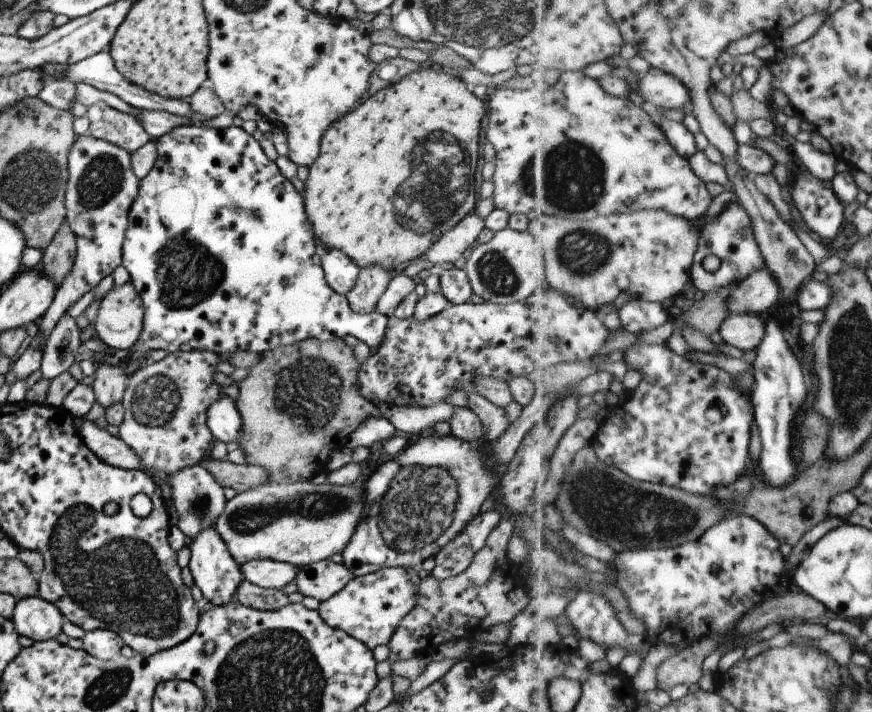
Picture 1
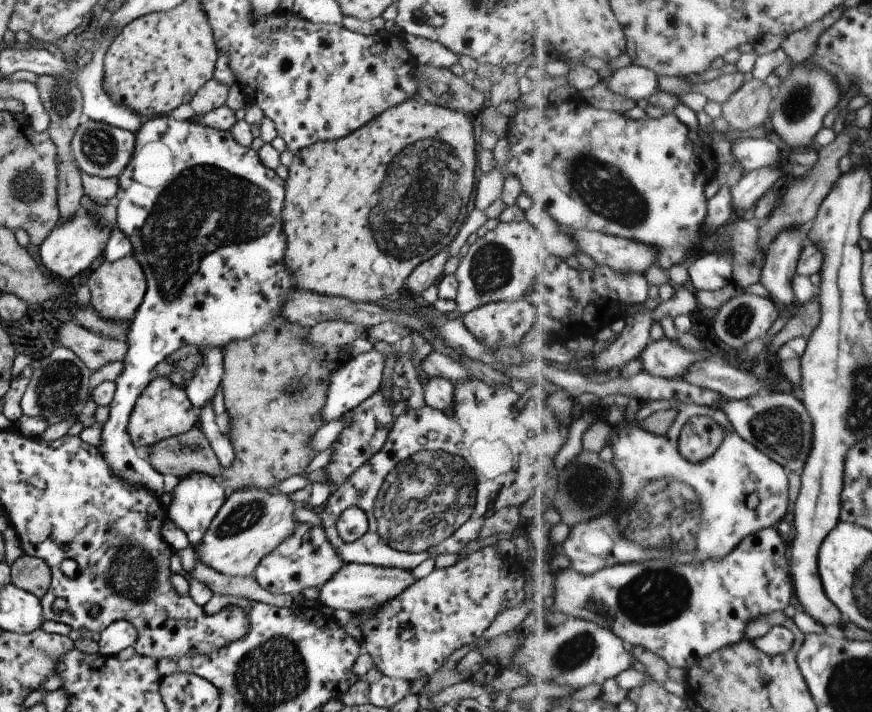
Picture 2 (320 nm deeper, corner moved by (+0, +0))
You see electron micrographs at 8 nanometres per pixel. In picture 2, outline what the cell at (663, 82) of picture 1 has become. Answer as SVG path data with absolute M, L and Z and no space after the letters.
M633 62L614 71L605 82L612 91L635 101L648 99L659 88L658 74Z

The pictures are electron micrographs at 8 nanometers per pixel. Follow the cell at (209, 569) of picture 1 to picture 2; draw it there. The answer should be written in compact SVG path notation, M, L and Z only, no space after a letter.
M189 473L186 477L178 480L171 480L168 486L171 501L166 509L169 519L179 527L190 542L190 546L194 546L202 539L203 533L206 531L207 525L219 510L221 504L225 500L225 492L223 487L219 486L213 477L206 474Z

